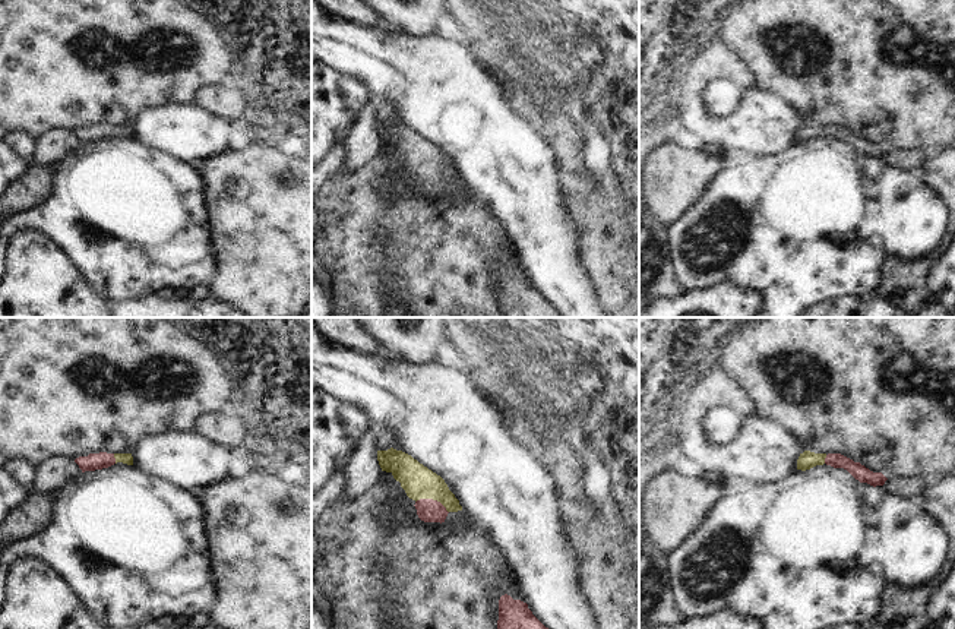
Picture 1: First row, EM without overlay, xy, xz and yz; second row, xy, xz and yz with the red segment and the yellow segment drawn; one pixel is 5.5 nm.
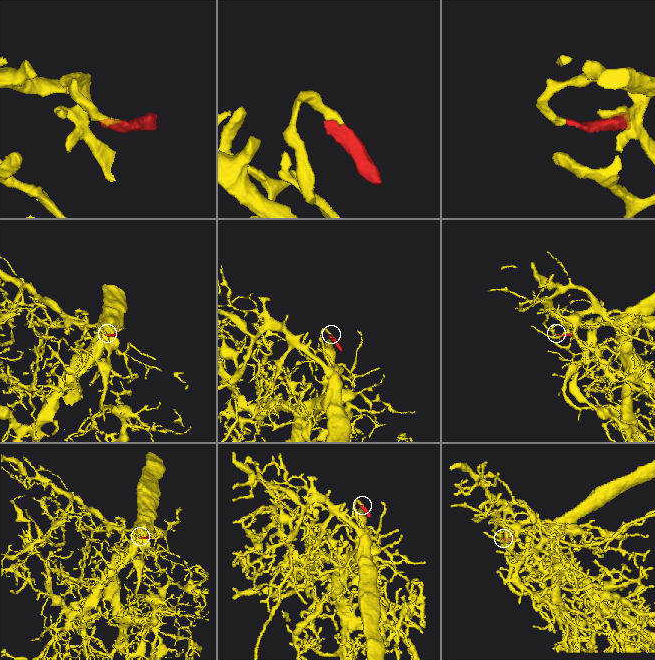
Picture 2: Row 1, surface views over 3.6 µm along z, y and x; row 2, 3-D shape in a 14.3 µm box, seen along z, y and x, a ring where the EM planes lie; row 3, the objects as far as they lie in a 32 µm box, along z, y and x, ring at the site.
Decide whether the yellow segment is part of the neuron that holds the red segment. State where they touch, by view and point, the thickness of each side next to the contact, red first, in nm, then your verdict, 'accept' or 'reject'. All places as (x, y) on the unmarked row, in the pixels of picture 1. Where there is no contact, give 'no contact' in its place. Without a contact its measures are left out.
xz (432, 171) | 130/180 nm | accept

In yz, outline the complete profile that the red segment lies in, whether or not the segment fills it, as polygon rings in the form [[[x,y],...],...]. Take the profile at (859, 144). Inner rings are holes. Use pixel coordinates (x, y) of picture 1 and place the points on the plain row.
[[[804,123],[797,132],[797,142],[806,143],[816,138],[831,138],[834,140],[847,142],[860,155],[867,155],[873,159],[883,158],[888,152],[882,145],[873,145],[860,135],[841,127],[841,126],[815,126]]]

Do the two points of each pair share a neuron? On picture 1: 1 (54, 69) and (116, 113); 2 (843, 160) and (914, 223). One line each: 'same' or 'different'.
1: same
2: same

